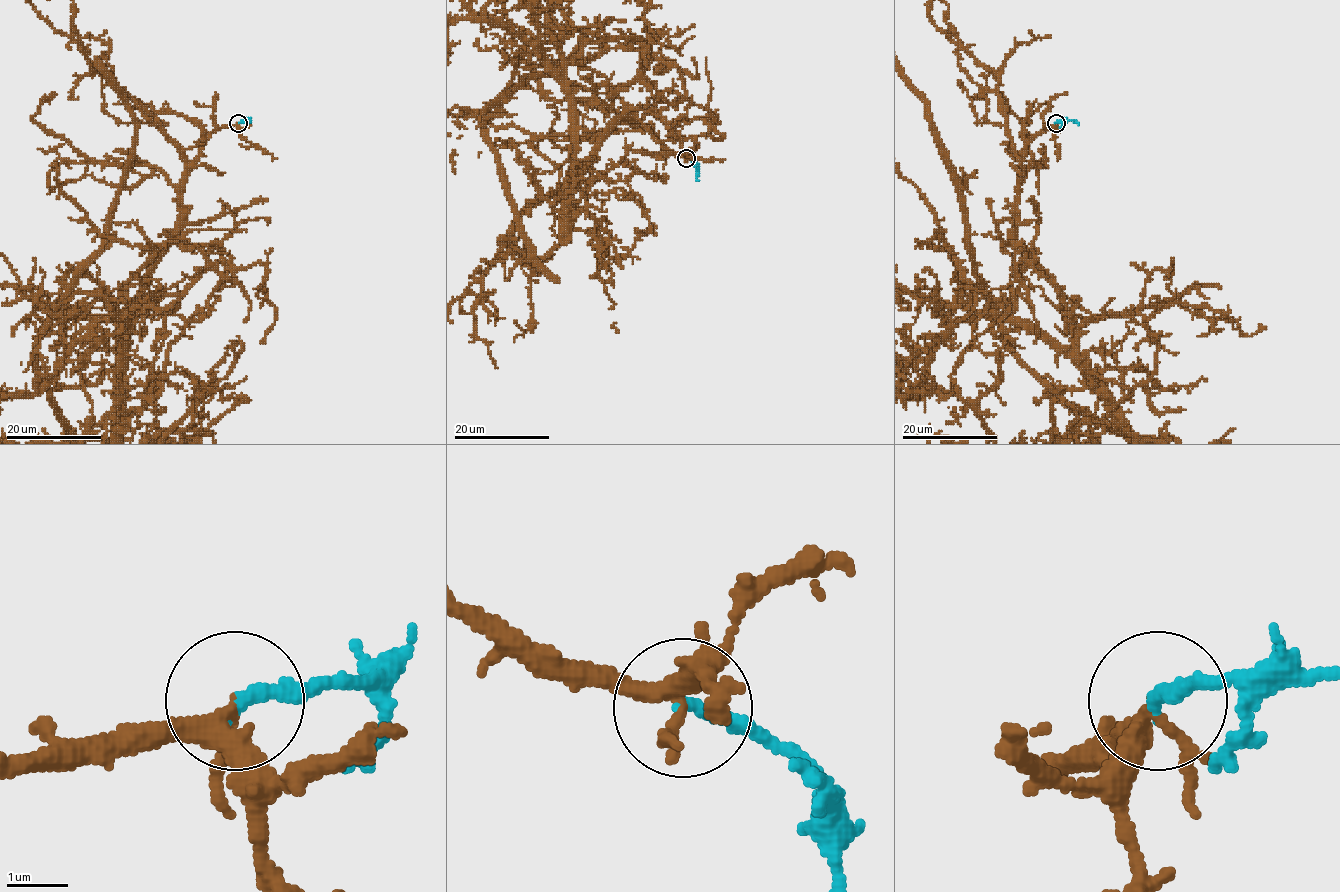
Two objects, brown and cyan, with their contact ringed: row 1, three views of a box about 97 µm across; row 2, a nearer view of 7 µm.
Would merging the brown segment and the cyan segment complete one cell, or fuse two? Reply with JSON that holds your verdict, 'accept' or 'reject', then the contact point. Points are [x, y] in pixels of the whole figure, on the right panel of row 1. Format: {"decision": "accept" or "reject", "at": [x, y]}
{"decision": "accept", "at": [1056, 123]}

